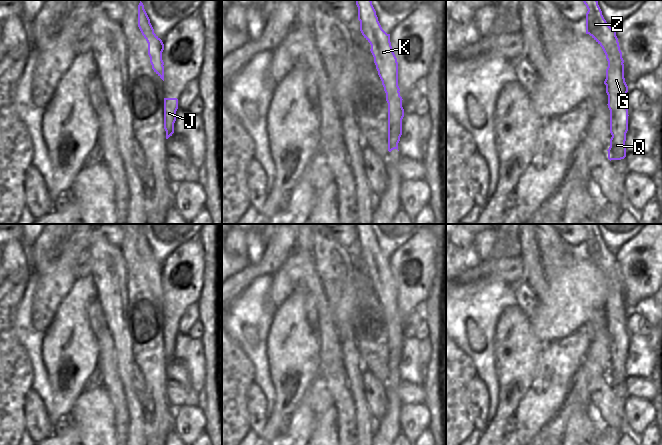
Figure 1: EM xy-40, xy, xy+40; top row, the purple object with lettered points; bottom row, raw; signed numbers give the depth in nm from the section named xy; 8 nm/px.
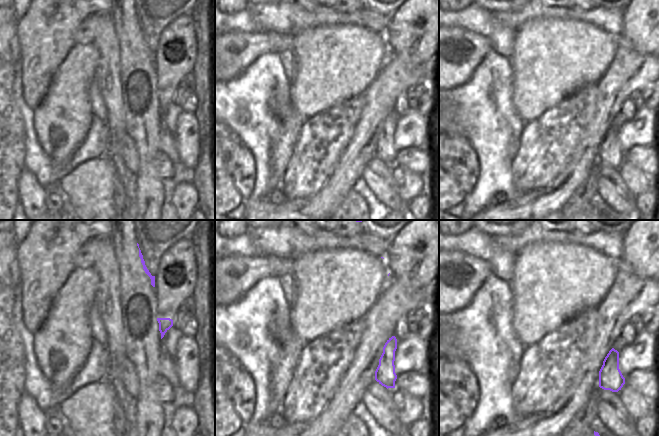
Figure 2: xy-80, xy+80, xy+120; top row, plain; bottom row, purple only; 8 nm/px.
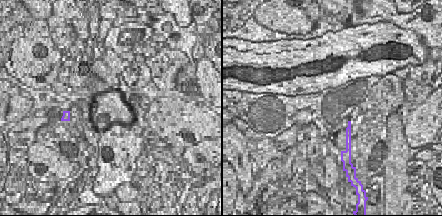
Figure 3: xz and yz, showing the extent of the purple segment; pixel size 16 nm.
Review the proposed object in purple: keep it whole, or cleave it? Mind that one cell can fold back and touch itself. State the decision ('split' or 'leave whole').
leave whole

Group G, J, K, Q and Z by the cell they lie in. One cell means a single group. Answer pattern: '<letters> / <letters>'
G J K Q Z

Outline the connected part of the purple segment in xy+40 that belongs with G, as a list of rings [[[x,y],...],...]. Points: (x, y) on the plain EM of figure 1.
[[[582,224],[588,235],[586,237],[586,258],[589,258],[603,273],[608,291],[606,293],[606,317],[608,319],[608,332],[610,334],[610,371],[608,375],[608,383],[621,384],[626,381],[626,357],[628,355],[628,333],[626,331],[626,318],[628,310],[624,302],[624,284],[620,274],[616,254],[611,252],[602,239],[602,235],[597,224]]]

